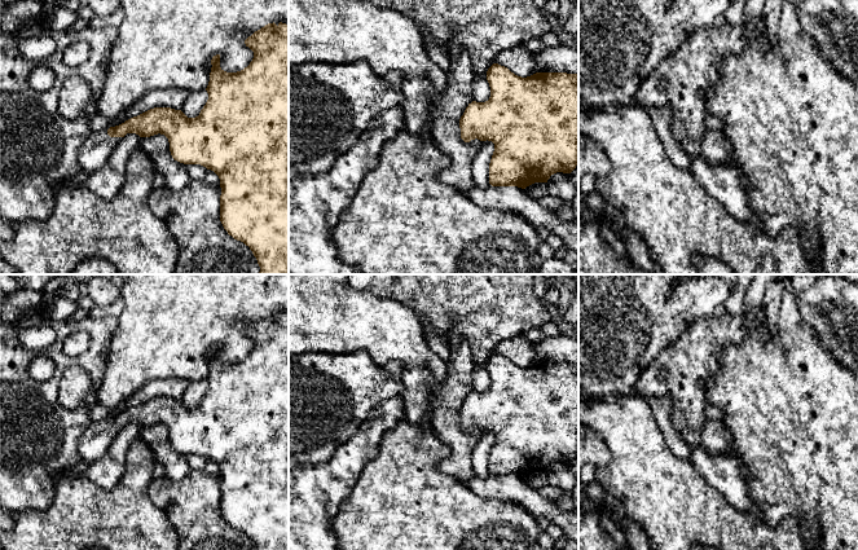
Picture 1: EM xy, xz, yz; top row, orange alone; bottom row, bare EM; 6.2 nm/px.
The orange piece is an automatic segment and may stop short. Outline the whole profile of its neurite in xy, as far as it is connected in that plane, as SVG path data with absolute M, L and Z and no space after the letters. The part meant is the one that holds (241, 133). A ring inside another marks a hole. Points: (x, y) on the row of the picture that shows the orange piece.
M268 23L245 40L254 52L247 67L226 72L220 67L220 54L211 60L208 100L199 115L188 118L181 110L154 107L109 129L92 132L79 151L79 170L97 171L127 133L140 137L164 135L175 160L201 164L220 179L220 221L234 239L250 247L260 267L259 274L289 274L289 25Z

